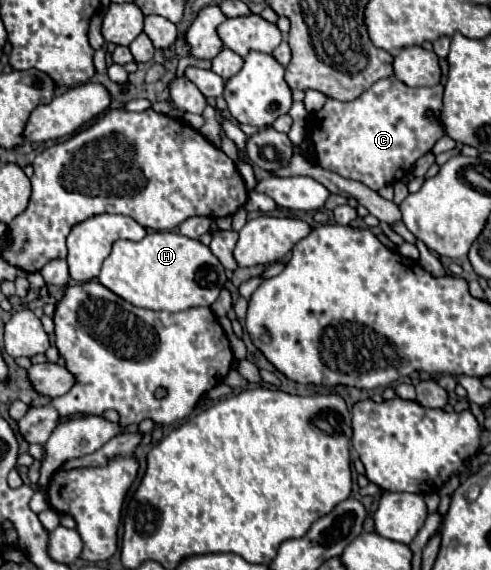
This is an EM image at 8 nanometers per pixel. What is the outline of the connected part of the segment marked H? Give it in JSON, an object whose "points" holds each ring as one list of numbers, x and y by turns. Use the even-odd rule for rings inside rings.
{"points":[[152,232,140,242,114,242,98,274,98,282,134,306,180,312,194,306,212,306,226,282,226,272,202,242,178,232]]}

